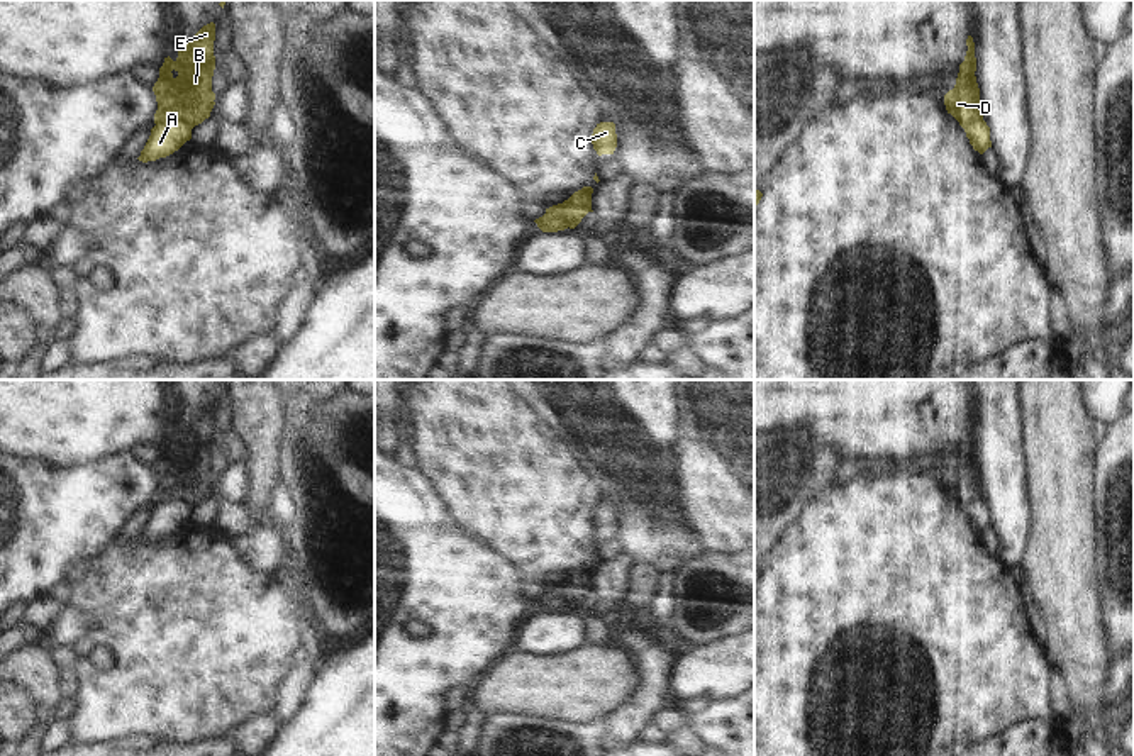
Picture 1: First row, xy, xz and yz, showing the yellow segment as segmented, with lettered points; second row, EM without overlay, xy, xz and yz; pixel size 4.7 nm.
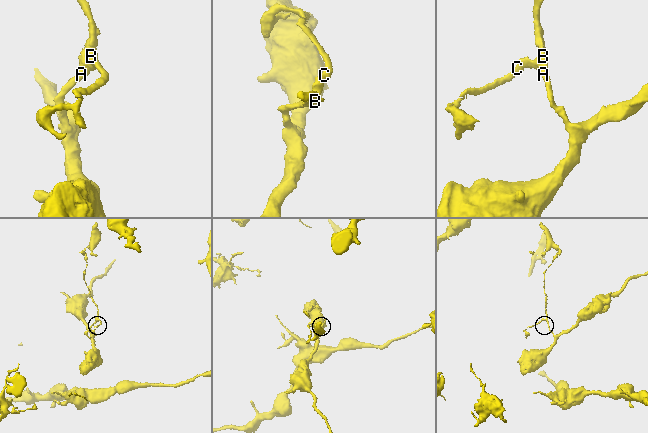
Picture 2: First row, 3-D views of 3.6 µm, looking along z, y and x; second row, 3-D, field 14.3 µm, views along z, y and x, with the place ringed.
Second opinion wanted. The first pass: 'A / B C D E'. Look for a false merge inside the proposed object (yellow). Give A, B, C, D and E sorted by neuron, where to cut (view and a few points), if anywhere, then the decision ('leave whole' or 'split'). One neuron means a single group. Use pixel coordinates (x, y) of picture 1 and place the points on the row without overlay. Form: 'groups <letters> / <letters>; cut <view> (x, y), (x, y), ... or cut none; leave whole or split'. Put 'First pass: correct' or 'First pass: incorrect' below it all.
groups A / B C D E; cut xy (156, 504), (185, 502), (192, 507); split
First pass: correct

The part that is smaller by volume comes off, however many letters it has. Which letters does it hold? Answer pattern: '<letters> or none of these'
B, C, D, E

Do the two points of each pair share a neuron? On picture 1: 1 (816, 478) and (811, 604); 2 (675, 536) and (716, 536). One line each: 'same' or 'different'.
1: different
2: different

